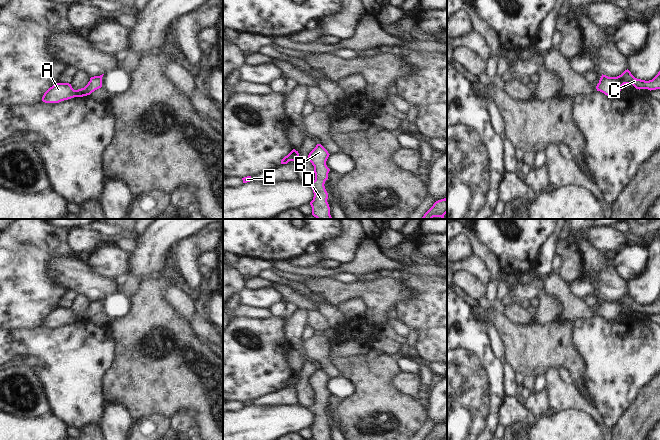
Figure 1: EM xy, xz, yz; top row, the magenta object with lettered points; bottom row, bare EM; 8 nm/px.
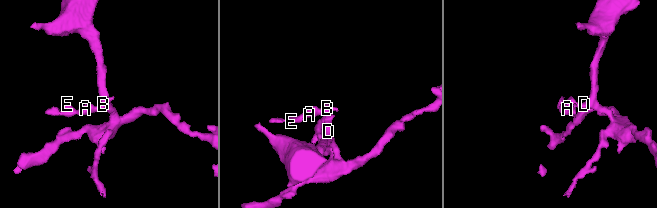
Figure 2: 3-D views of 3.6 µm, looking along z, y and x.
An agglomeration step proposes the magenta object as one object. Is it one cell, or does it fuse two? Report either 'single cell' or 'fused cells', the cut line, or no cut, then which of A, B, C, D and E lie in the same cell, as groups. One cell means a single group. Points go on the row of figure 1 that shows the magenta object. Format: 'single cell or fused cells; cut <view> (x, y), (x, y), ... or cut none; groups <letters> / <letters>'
single cell; cut none; groups A B C D E

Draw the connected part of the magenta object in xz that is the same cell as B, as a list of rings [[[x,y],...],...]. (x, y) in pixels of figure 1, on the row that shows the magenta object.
[[[317,144],[308,155],[308,160],[314,166],[315,173],[315,180],[310,184],[314,193],[310,205],[312,207],[312,215],[317,219],[332,219],[327,202],[328,193],[324,186],[330,171],[326,165],[329,155],[328,151],[321,144]]]

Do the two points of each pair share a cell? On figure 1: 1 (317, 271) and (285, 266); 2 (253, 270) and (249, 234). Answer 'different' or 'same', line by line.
1: same
2: different

